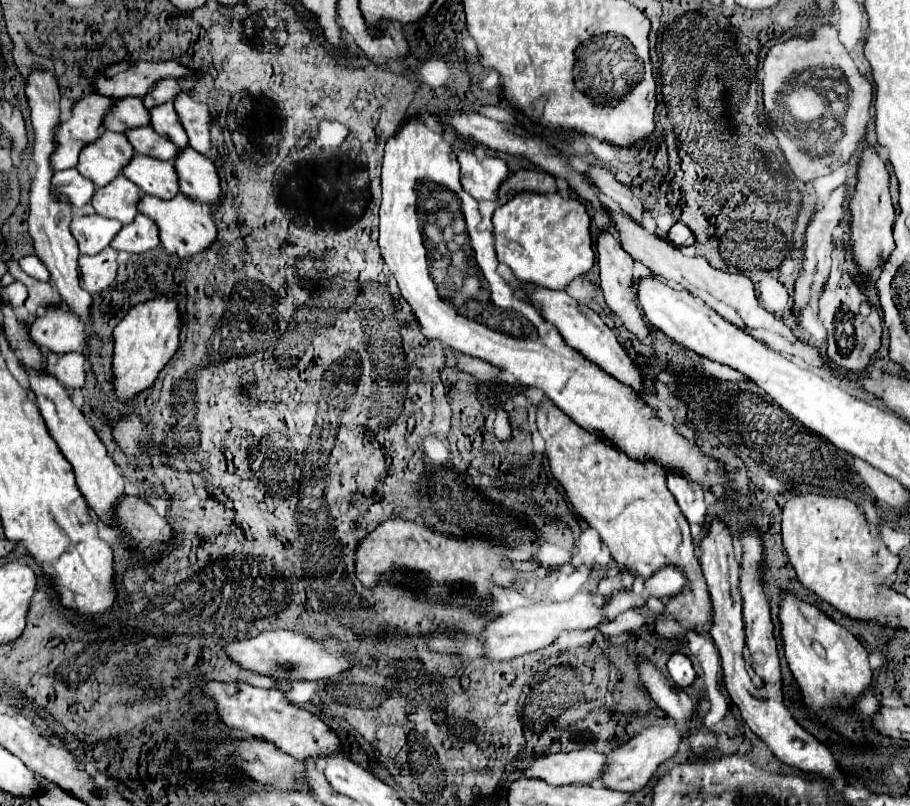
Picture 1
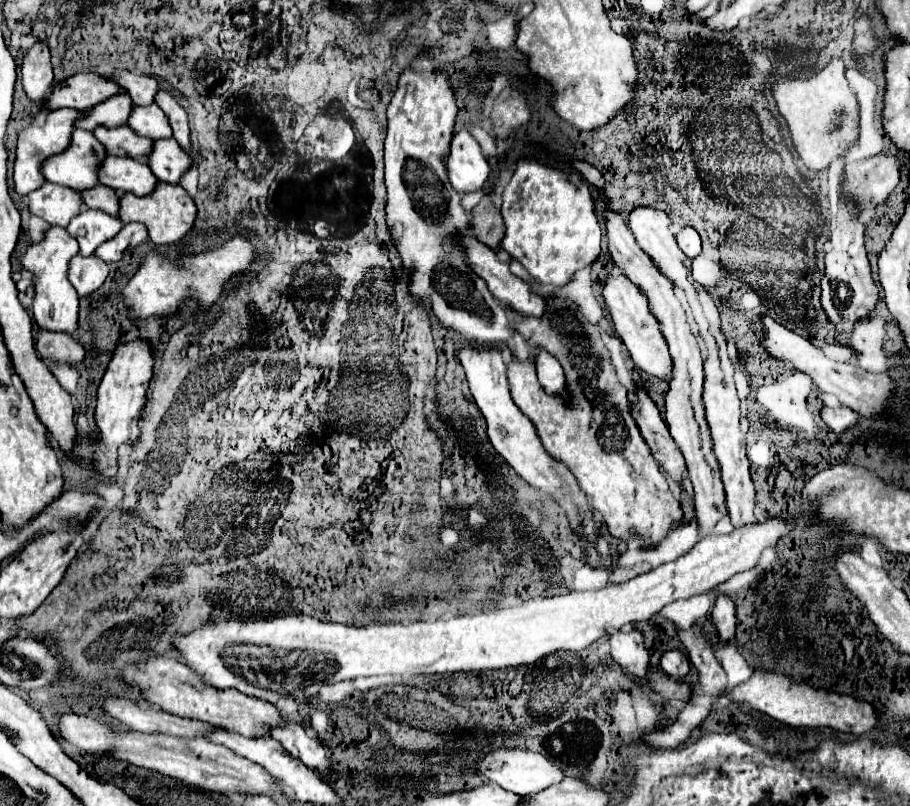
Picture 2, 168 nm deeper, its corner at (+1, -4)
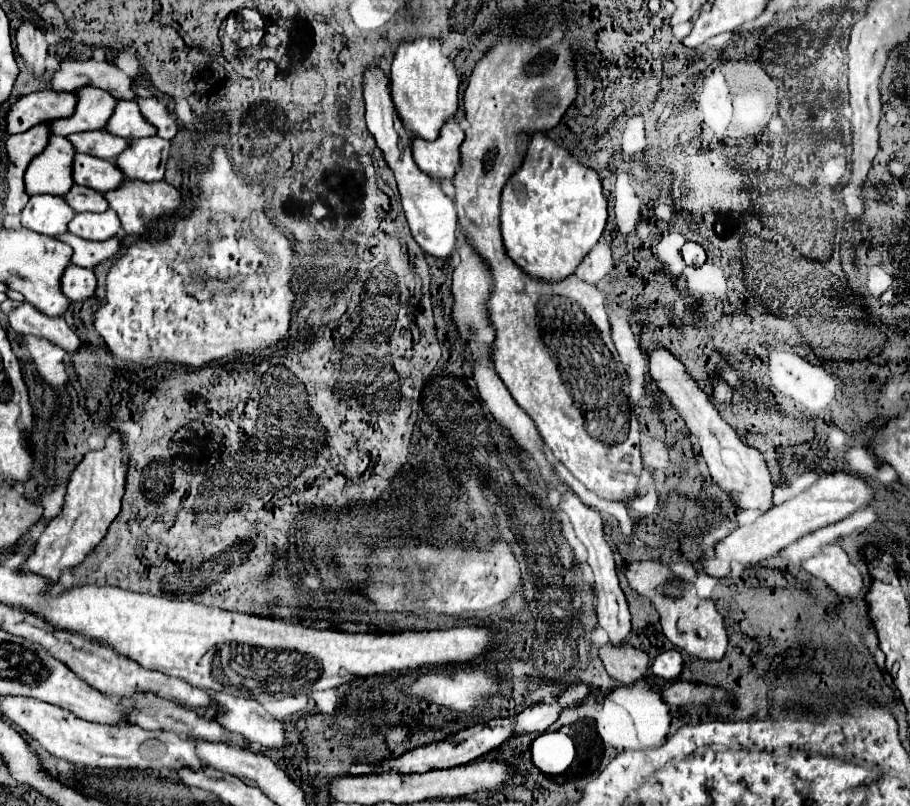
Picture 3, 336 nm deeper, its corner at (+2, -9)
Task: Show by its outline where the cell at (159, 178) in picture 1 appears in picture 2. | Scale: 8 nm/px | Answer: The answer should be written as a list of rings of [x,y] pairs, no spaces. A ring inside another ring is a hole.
[[[107,155],[99,165],[99,183],[119,193],[133,193],[139,197],[149,195],[157,185],[147,163],[113,155]]]

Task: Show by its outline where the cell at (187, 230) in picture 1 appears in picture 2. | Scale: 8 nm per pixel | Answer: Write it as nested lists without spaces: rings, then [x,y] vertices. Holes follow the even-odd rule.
[[[159,181],[155,191],[151,191],[151,195],[147,195],[147,197],[137,197],[133,193],[125,193],[119,199],[119,217],[121,217],[121,221],[123,223],[143,223],[147,227],[149,239],[155,245],[175,243],[181,237],[185,237],[193,229],[195,215],[197,215],[197,207],[195,207],[193,199],[185,193],[185,189],[179,187],[179,185],[163,183],[163,181]]]

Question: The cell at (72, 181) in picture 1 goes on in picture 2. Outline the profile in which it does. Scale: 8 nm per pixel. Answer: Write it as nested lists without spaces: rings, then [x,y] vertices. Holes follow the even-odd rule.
[[[43,183],[43,187],[29,193],[29,211],[45,219],[49,225],[67,227],[67,223],[79,215],[81,197],[77,191],[55,183]]]

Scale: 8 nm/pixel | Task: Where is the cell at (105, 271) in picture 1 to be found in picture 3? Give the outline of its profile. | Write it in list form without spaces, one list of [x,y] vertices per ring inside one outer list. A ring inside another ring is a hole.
[[[70,264],[66,268],[66,272],[62,274],[62,292],[72,300],[86,300],[94,294],[96,290],[96,274],[94,270],[88,268],[78,268],[74,264]]]

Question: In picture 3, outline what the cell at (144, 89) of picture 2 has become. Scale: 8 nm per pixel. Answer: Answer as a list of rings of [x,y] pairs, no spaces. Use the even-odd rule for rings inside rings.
[[[66,60],[60,70],[52,78],[54,90],[80,90],[86,86],[94,86],[110,92],[116,100],[136,100],[136,92],[132,90],[132,80],[120,68],[110,62],[98,60]]]

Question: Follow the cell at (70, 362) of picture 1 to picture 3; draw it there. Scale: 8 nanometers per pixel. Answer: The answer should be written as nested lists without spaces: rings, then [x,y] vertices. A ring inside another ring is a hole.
[[[24,302],[22,306],[18,306],[16,310],[12,310],[8,314],[10,318],[10,326],[24,336],[38,336],[38,338],[46,338],[52,344],[64,348],[70,356],[78,354],[82,342],[80,338],[68,328],[68,324],[64,322],[64,318],[48,318],[44,314],[40,314],[34,306],[30,306],[28,302]]]

